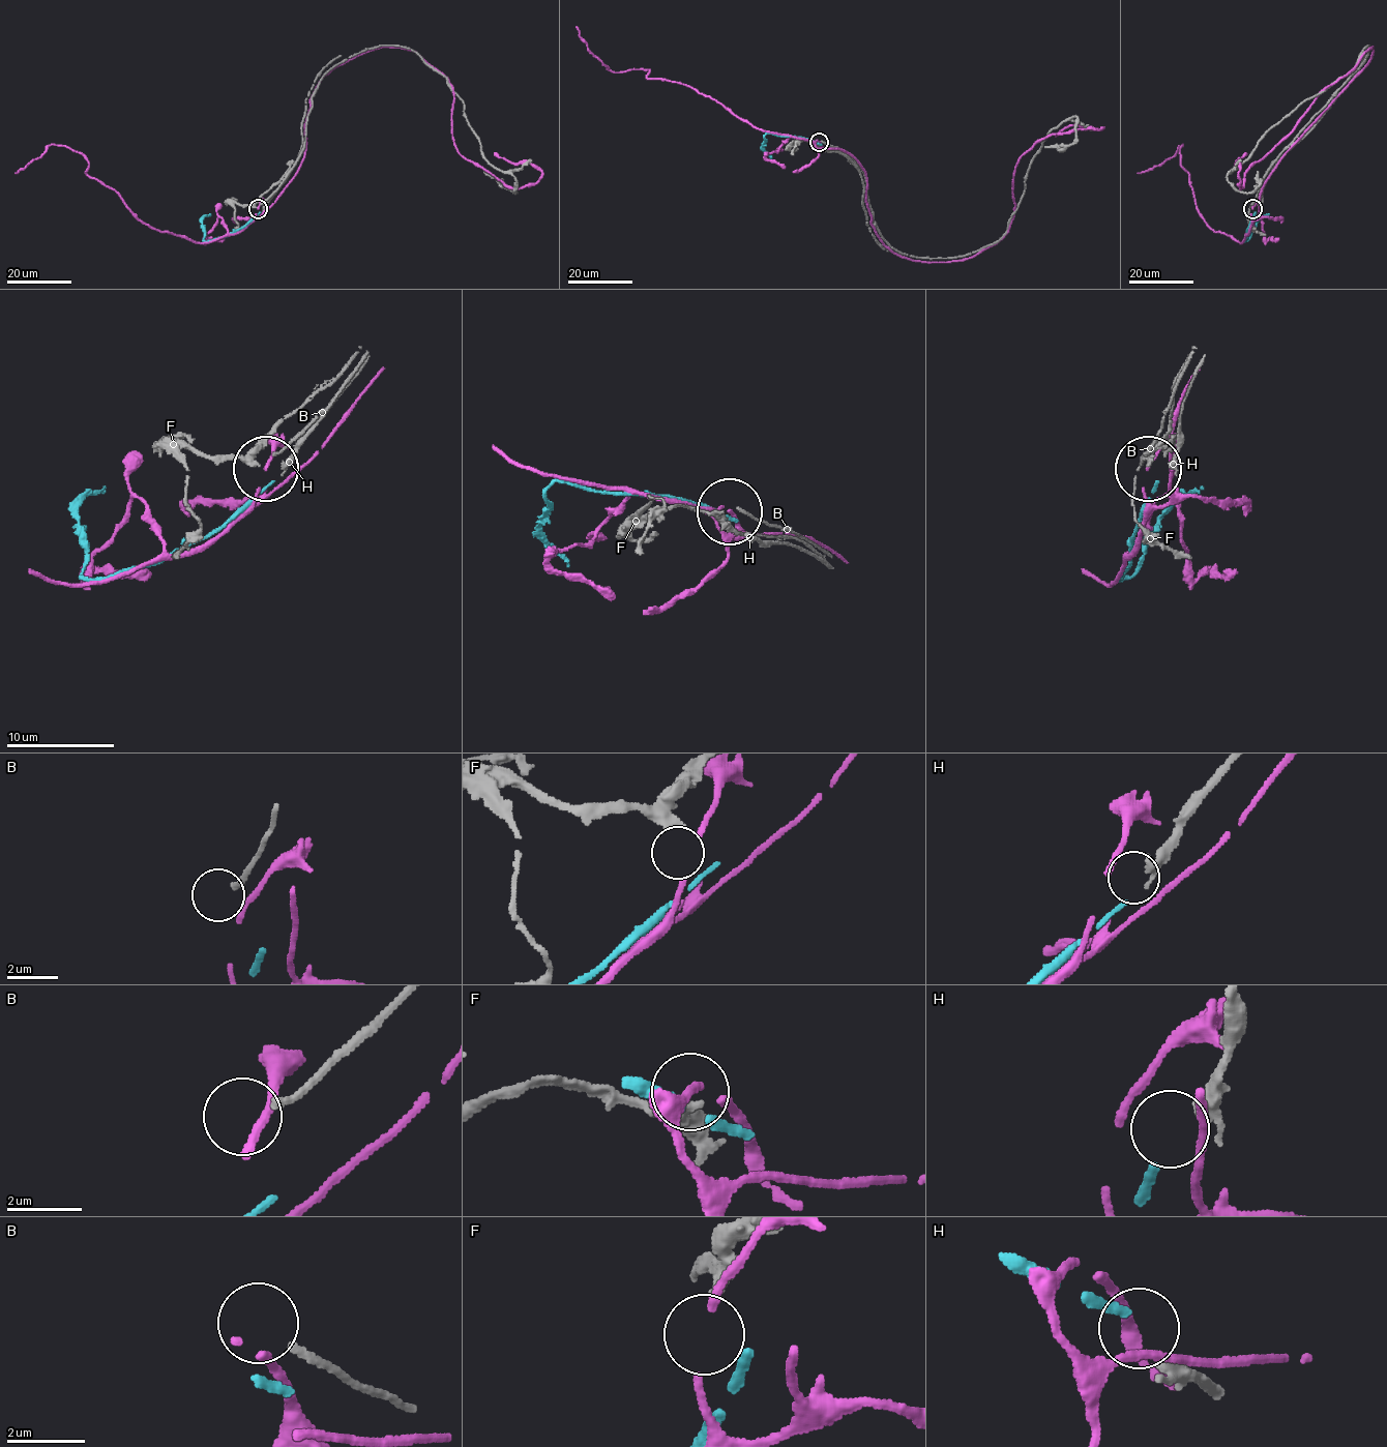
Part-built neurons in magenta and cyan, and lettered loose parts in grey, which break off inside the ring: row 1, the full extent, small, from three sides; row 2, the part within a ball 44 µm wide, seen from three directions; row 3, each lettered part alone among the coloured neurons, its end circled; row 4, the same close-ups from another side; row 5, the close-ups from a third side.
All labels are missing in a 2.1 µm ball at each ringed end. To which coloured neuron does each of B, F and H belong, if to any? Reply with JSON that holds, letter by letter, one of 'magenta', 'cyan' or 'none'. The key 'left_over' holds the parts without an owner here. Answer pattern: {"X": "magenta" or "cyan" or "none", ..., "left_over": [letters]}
{"B": "none", "F": "none", "H": "cyan", "left_over": ["B", "F"]}

